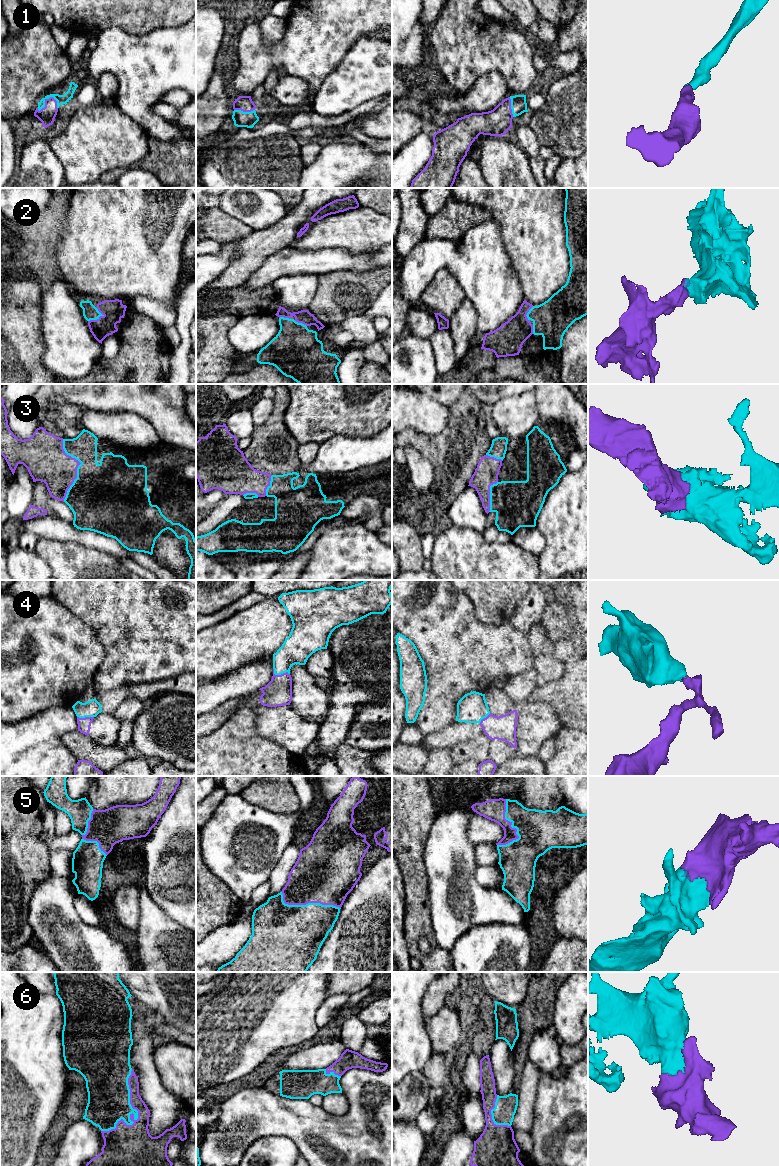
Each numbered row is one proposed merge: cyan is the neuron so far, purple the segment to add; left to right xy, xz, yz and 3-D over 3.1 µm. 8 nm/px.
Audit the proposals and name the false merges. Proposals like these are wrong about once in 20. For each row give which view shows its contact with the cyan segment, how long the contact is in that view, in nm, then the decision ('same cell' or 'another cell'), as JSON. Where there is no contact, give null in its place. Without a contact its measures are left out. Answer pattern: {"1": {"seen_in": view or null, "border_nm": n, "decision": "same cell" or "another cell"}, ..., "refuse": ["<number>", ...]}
{"1": {"seen_in": "xy", "border_nm": 180, "decision": "same cell"}, "2": {"seen_in": "xy", "border_nm": 140, "decision": "same cell"}, "3": {"seen_in": "xy", "border_nm": 500, "decision": "same cell"}, "4": {"seen_in": "xz", "border_nm": 140, "decision": "same cell"}, "5": {"seen_in": "xz", "border_nm": 500, "decision": "same cell"}, "6": {"seen_in": "xy", "border_nm": 550, "decision": "same cell"}, "refuse": []}

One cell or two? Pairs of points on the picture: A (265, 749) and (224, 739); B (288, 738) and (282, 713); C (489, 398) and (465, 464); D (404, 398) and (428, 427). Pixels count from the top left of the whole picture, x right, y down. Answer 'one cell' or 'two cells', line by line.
A: one cell
B: one cell
C: two cells
D: one cell

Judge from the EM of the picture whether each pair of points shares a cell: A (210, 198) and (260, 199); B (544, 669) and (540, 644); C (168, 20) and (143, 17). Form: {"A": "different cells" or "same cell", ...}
{"A": "different cells", "B": "same cell", "C": "same cell"}

